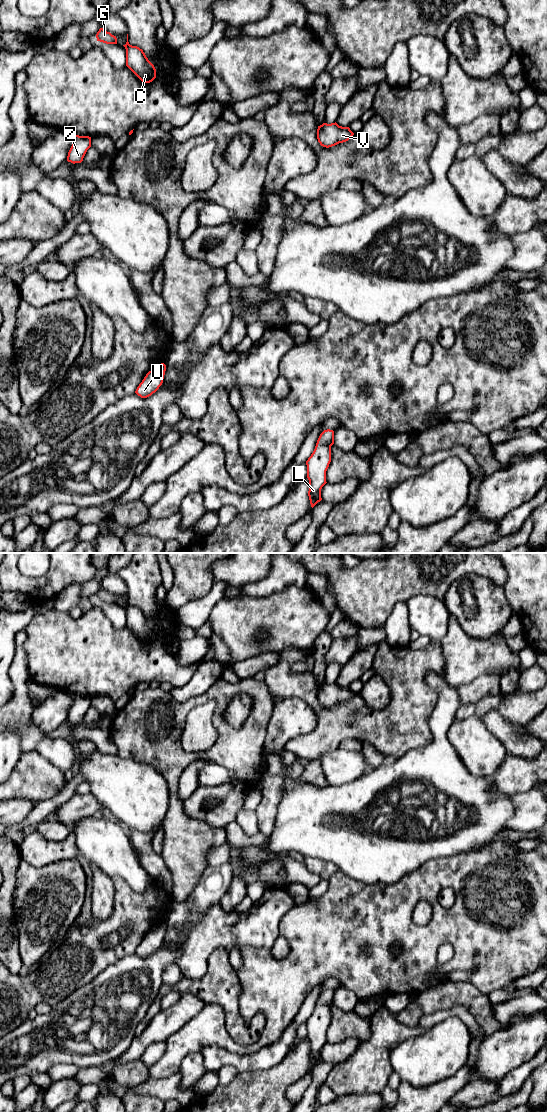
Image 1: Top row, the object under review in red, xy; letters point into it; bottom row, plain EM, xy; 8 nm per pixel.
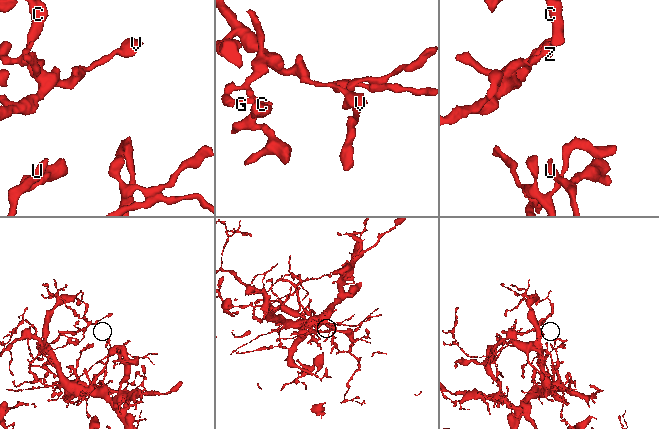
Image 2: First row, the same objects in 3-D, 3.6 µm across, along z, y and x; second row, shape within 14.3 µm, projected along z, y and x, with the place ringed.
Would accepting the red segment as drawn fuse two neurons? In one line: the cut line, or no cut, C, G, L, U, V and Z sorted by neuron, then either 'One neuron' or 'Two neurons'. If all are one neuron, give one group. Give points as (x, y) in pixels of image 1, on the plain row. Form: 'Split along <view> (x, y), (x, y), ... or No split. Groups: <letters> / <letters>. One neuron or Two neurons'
Split along xy (132, 690), (129, 693). Groups: C G L U / V Z. Two neurons

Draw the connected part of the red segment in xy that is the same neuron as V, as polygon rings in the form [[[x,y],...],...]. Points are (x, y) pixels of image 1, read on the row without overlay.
[[[336,682],[323,683],[318,686],[317,699],[321,706],[329,708],[339,703],[348,701],[354,693],[349,687],[339,686]]]

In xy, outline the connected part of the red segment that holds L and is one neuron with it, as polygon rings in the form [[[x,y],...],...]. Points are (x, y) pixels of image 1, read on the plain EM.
[[[324,990],[316,1003],[315,1009],[306,1021],[309,1040],[308,1056],[313,1068],[322,1060],[321,1049],[327,1043],[326,1031],[331,1022],[331,1006],[334,1004],[334,991]]]

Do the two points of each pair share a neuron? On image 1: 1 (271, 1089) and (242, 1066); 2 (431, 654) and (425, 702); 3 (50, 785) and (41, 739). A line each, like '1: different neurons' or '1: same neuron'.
1: different neurons
2: same neuron
3: different neurons

